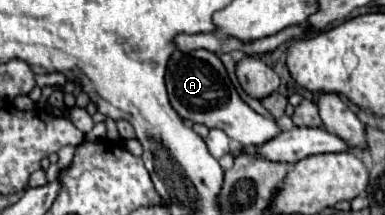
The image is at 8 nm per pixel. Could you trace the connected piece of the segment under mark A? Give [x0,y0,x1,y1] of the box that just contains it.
[166,49,282,147]

